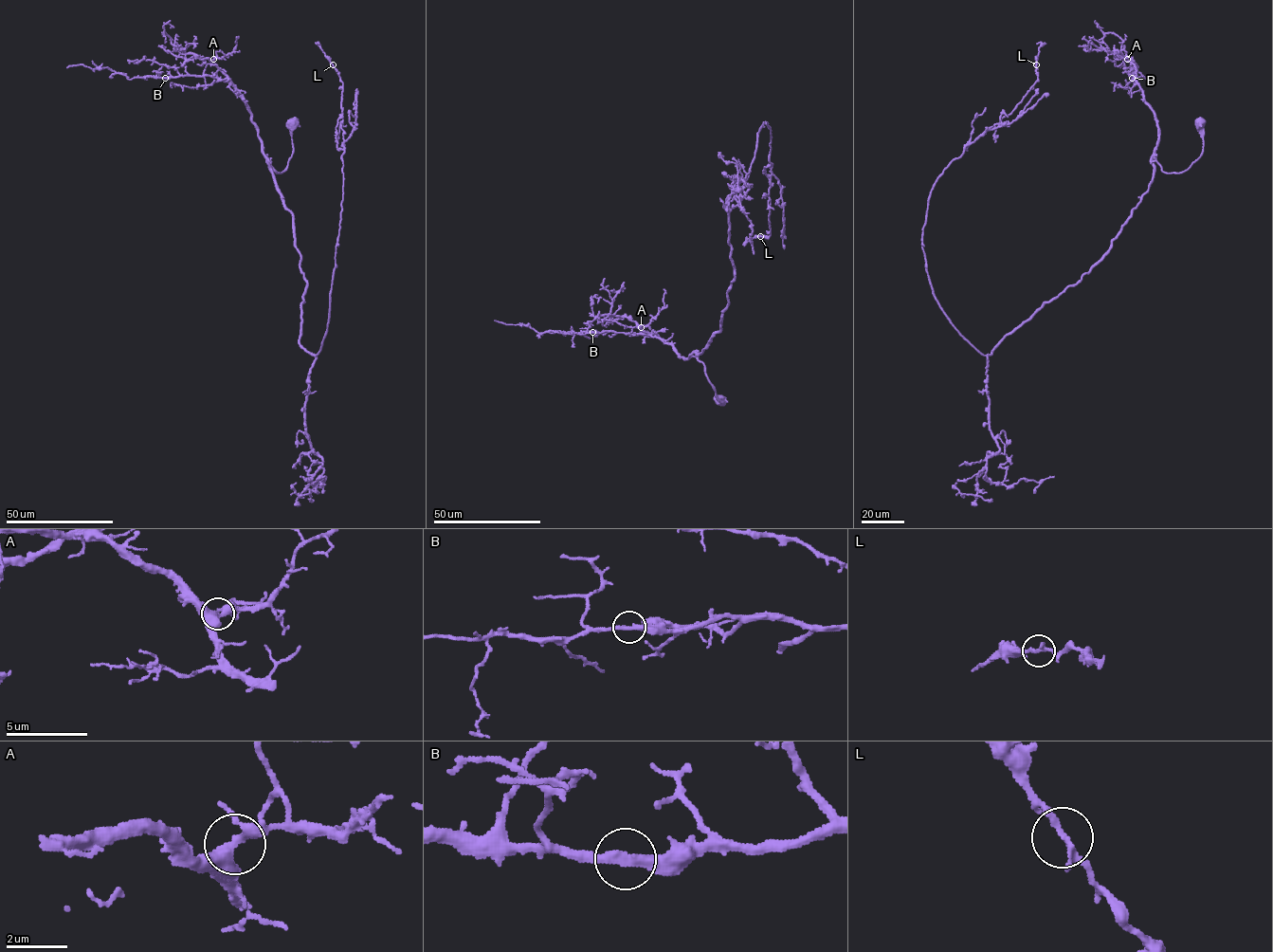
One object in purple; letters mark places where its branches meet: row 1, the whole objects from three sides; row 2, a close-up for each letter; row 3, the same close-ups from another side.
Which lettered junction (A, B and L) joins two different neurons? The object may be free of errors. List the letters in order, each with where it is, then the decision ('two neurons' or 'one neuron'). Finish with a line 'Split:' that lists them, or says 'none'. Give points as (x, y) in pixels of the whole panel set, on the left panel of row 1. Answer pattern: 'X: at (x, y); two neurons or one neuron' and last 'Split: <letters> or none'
A: at (213, 59); one neuron
B: at (165, 78); one neuron
L: at (333, 64); one neuron
Split: none

